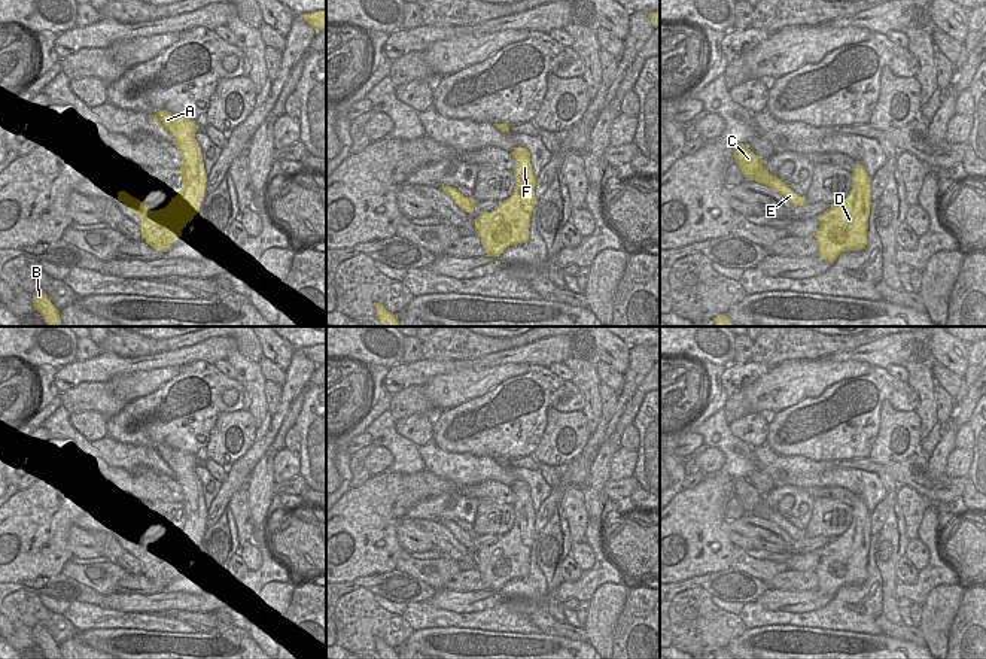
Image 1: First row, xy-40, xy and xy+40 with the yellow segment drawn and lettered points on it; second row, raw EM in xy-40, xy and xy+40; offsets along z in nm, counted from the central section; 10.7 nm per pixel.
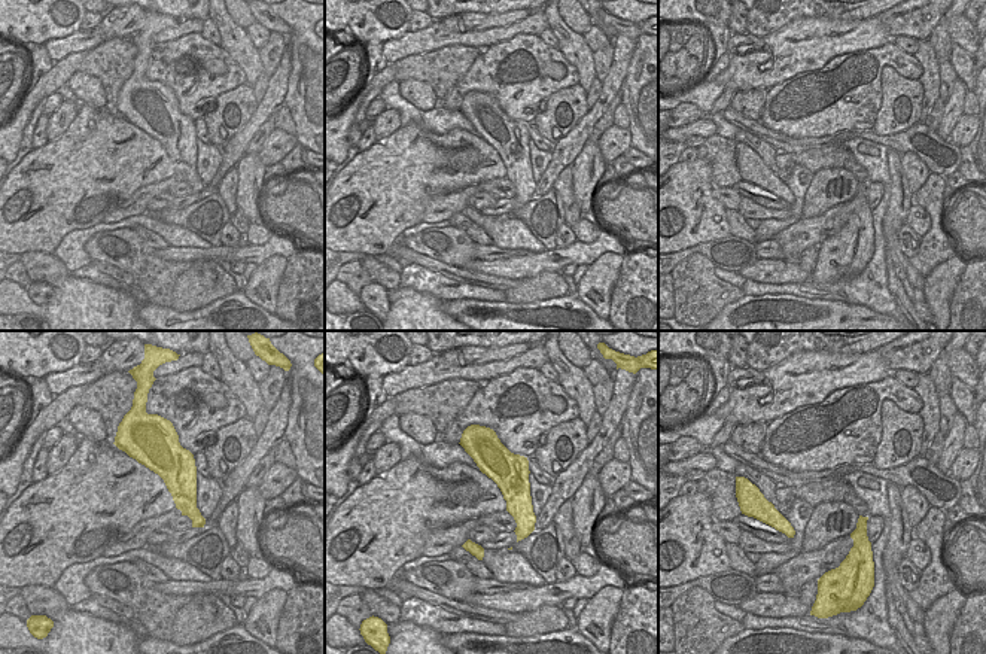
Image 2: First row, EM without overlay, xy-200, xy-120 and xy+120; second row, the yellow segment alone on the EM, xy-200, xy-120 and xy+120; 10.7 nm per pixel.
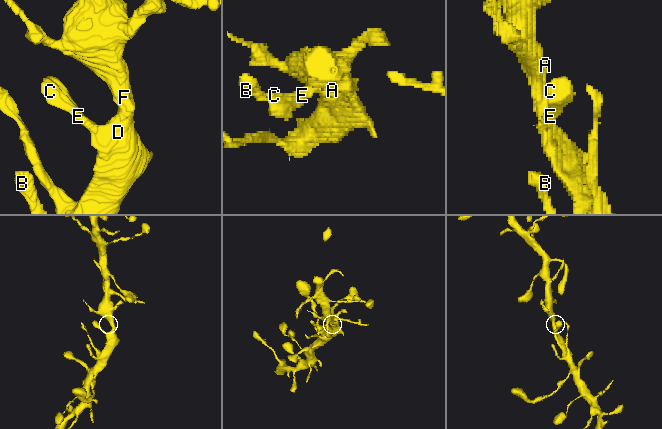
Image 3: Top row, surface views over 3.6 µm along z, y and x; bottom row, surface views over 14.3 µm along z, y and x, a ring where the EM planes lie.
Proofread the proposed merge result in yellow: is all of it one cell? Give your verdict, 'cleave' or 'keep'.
keep

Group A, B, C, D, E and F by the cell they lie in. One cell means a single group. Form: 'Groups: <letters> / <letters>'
Groups: A B C D E F

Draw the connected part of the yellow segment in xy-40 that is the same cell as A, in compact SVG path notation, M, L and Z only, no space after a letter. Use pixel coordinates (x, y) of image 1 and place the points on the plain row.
M167 444L150 449L173 471L173 477L182 489L180 526L159 544L150 544L144 537L125 525L118 526L118 534L133 544L141 555L141 574L156 584L167 586L182 570L182 564L200 546L206 529L207 508L200 479L195 473L198 459Z

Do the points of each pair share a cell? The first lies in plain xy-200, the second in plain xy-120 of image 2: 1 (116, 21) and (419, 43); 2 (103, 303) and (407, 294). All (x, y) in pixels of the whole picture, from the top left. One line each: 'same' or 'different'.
1: different
2: same

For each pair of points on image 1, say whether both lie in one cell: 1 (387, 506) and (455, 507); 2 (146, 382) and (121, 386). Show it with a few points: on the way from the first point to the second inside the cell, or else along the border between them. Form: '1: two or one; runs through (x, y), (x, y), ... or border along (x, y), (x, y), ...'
1: two; border along (446, 491), (423, 498), (405, 516)
2: one; runs through (140, 383), (127, 386)

